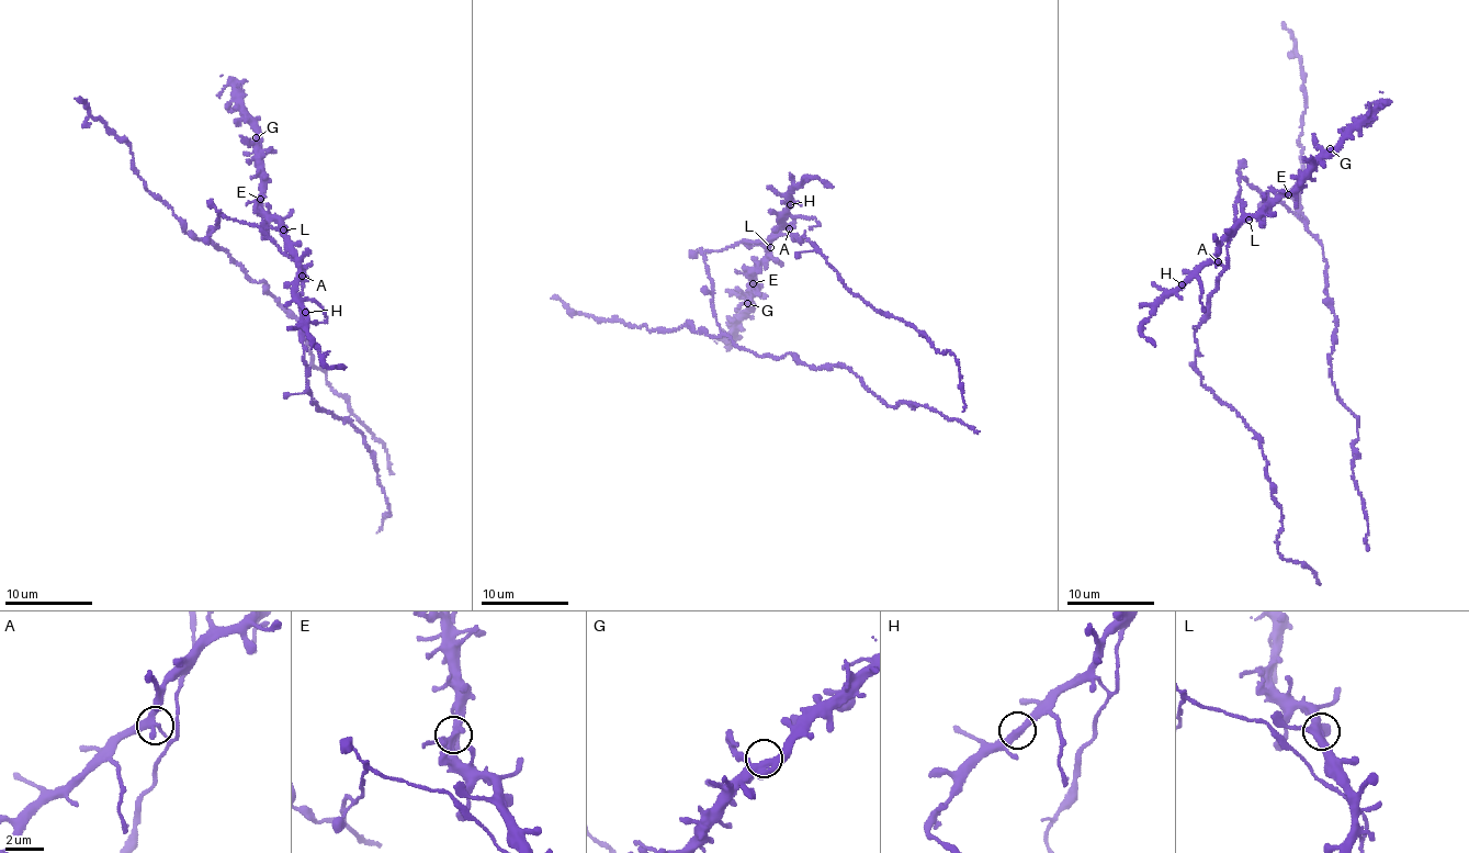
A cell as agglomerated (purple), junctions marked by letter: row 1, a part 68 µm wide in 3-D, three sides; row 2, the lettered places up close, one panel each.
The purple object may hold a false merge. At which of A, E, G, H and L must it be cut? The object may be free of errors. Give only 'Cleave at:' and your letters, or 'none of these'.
Cleave at: A

